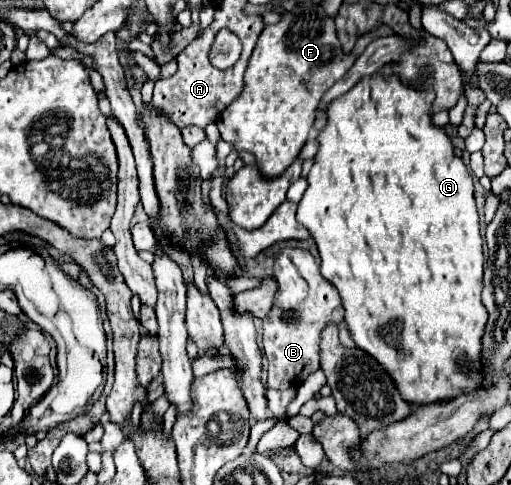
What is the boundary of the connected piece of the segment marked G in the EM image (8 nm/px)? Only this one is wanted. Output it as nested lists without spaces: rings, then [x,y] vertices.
[[[376,72],[372,76],[366,76],[358,80],[358,84],[348,90],[346,94],[334,98],[326,106],[326,126],[318,132],[318,154],[314,156],[314,168],[308,174],[308,188],[298,202],[296,220],[312,234],[318,252],[320,252],[320,272],[326,280],[330,280],[336,290],[340,292],[342,304],[344,304],[344,322],[356,342],[358,348],[366,350],[370,356],[374,356],[386,370],[390,370],[390,376],[394,382],[398,382],[398,390],[402,390],[402,398],[408,398],[408,402],[414,402],[414,406],[438,402],[438,400],[450,400],[456,398],[456,394],[468,394],[476,390],[478,386],[488,384],[480,372],[480,338],[486,324],[486,310],[480,302],[482,294],[482,266],[484,266],[484,254],[482,254],[482,238],[478,232],[478,212],[474,204],[474,182],[472,176],[462,162],[462,158],[454,156],[452,140],[444,126],[432,124],[432,102],[436,94],[428,90],[416,90],[408,84],[402,84],[396,74],[384,76],[382,72]]]

